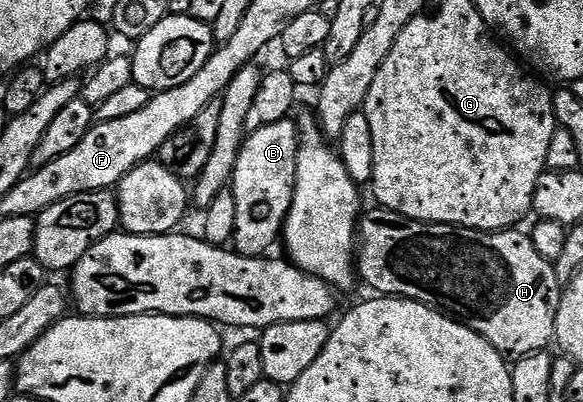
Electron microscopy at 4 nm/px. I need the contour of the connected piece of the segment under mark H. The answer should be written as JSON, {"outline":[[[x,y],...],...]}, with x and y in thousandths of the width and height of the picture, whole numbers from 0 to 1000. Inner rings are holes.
{"outline":[[[630,522],[619,537],[614,557],[614,602],[611,607],[611,684],[619,701],[623,694],[642,721],[636,726],[655,739],[705,744],[715,754],[756,769],[763,781],[796,806],[798,813],[808,813],[816,828],[823,828],[830,838],[830,848],[837,848],[856,878],[882,898],[897,893],[901,883],[911,883],[921,873],[935,873],[945,861],[950,838],[950,811],[954,808],[957,751],[964,744],[967,714],[954,689],[949,654],[940,652],[933,639],[926,639],[926,629],[919,629],[919,609],[913,609],[909,587],[901,572],[818,575],[808,565],[789,565],[784,555],[722,555],[712,545],[693,540],[678,525],[640,522],[635,527]]]}

